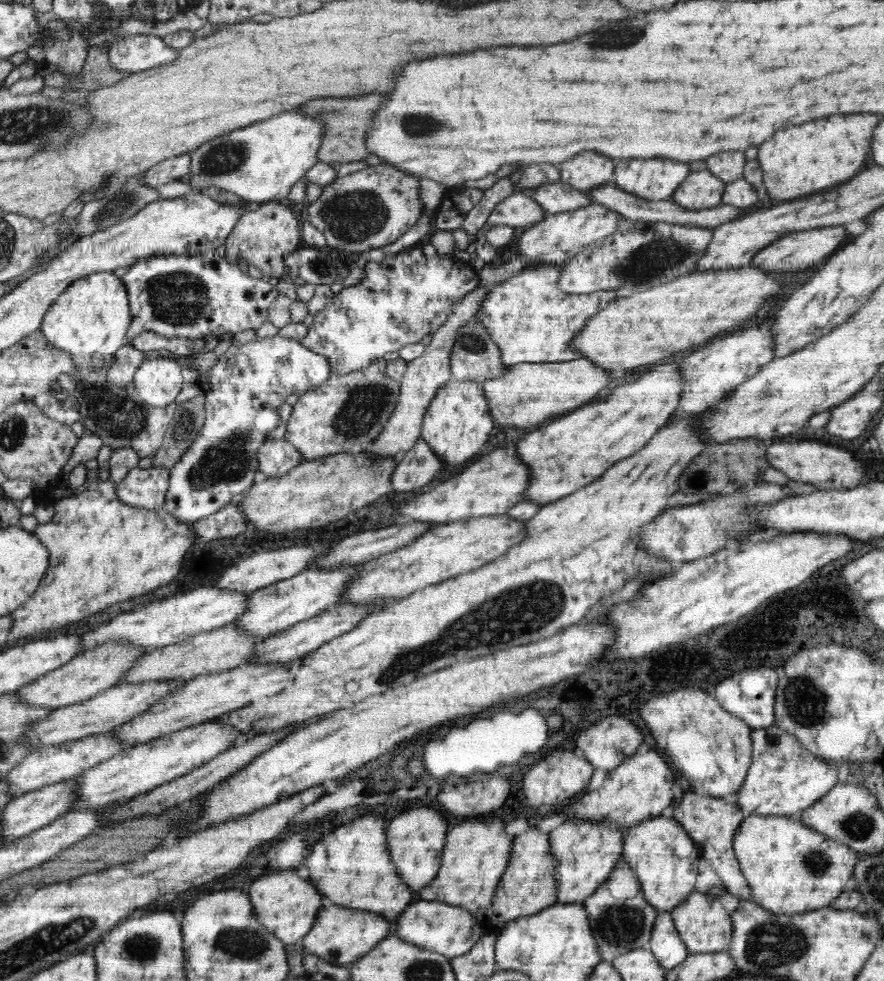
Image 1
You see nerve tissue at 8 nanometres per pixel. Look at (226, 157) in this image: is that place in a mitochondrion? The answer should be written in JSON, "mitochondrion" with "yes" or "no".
{"mitochondrion":"yes"}

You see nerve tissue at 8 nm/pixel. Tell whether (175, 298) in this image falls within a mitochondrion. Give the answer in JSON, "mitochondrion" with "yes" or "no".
{"mitochondrion":"yes"}

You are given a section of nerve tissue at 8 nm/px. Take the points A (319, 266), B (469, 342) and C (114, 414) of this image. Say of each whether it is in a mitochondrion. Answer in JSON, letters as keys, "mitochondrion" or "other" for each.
{"A":"mitochondrion","B":"mitochondrion","C":"mitochondrion"}

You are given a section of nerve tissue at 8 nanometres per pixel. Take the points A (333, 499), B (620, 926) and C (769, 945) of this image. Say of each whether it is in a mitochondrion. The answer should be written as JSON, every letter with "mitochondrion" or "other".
{"A":"other","B":"mitochondrion","C":"mitochondrion"}

